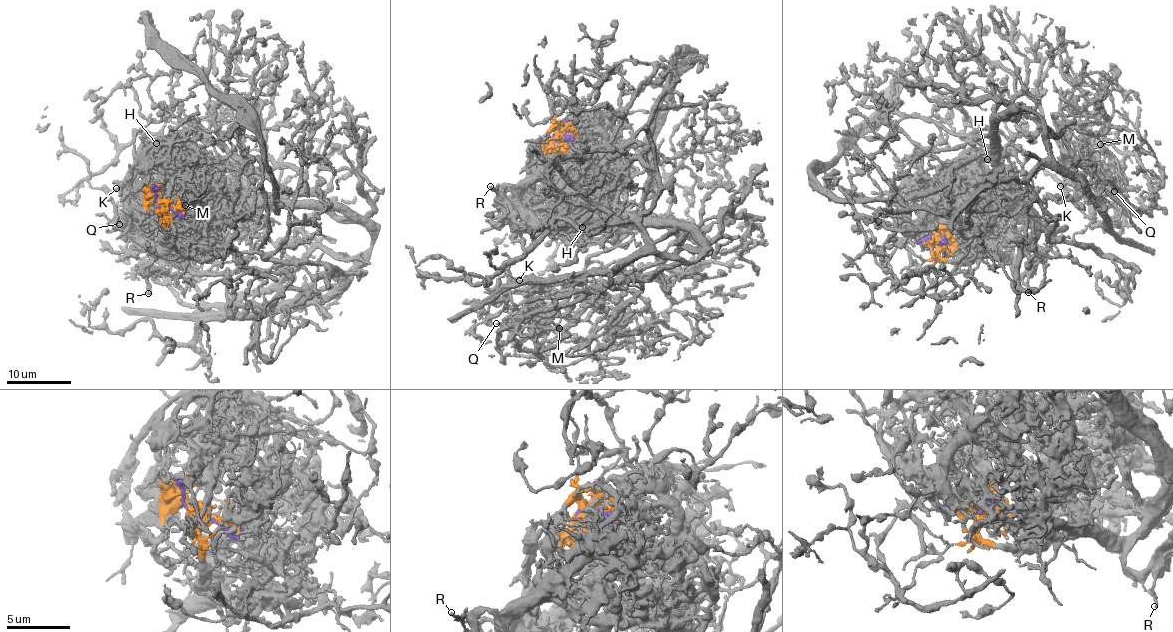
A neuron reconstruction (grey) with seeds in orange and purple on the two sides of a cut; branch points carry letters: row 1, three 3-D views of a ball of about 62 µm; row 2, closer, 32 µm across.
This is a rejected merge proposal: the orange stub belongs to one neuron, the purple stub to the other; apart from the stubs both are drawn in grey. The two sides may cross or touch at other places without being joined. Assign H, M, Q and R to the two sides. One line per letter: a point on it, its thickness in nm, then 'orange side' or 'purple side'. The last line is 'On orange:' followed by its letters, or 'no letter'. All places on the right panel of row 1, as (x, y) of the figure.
H: at (987, 159); 180 nm thick; orange side
M: at (1100, 144); 180 nm thick; purple side
Q: at (1114, 191); 130 nm thick; purple side
R: at (1028, 292); 180 nm thick; orange side
On orange: H, R

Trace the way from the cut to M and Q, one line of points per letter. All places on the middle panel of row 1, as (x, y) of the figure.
M: (559, 135), (563, 76), (555, 125), (655, 171), (647, 246), (680, 258), (513, 337), (559, 329)
Q: (559, 135), (563, 76), (555, 125), (655, 171), (647, 246), (680, 258), (518, 319), (535, 354), (496, 324)

